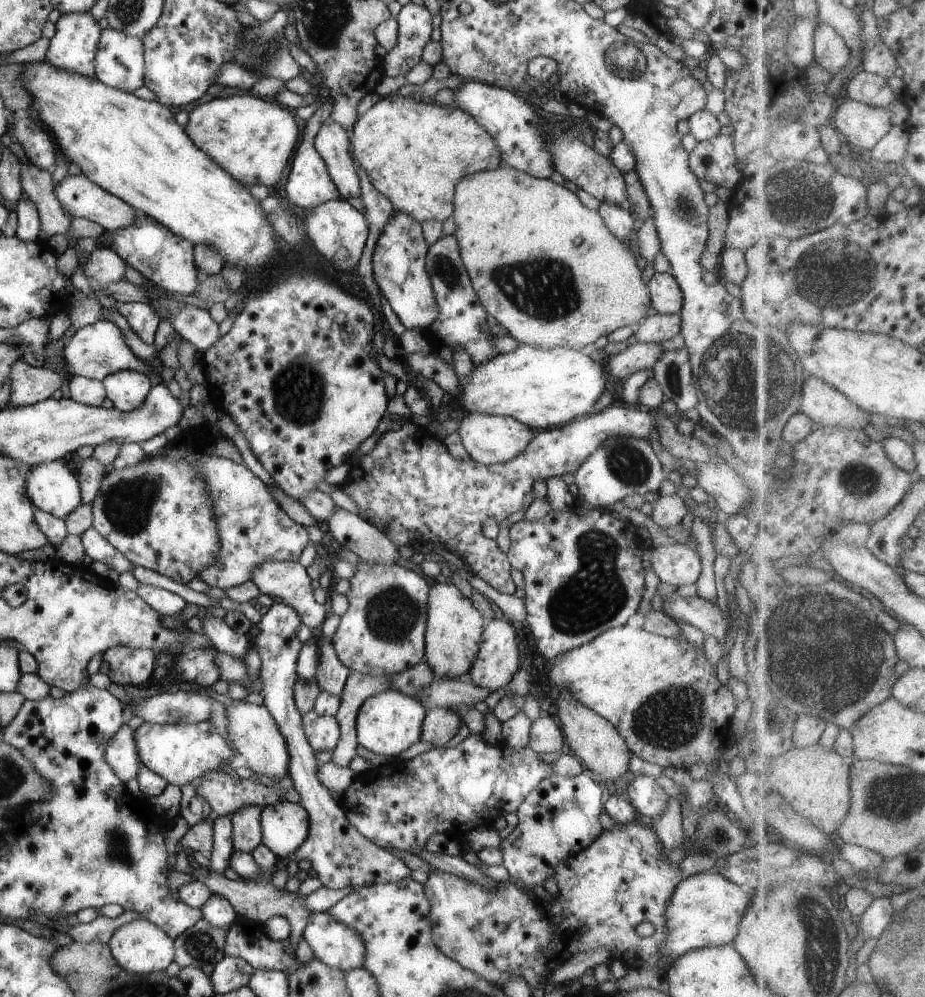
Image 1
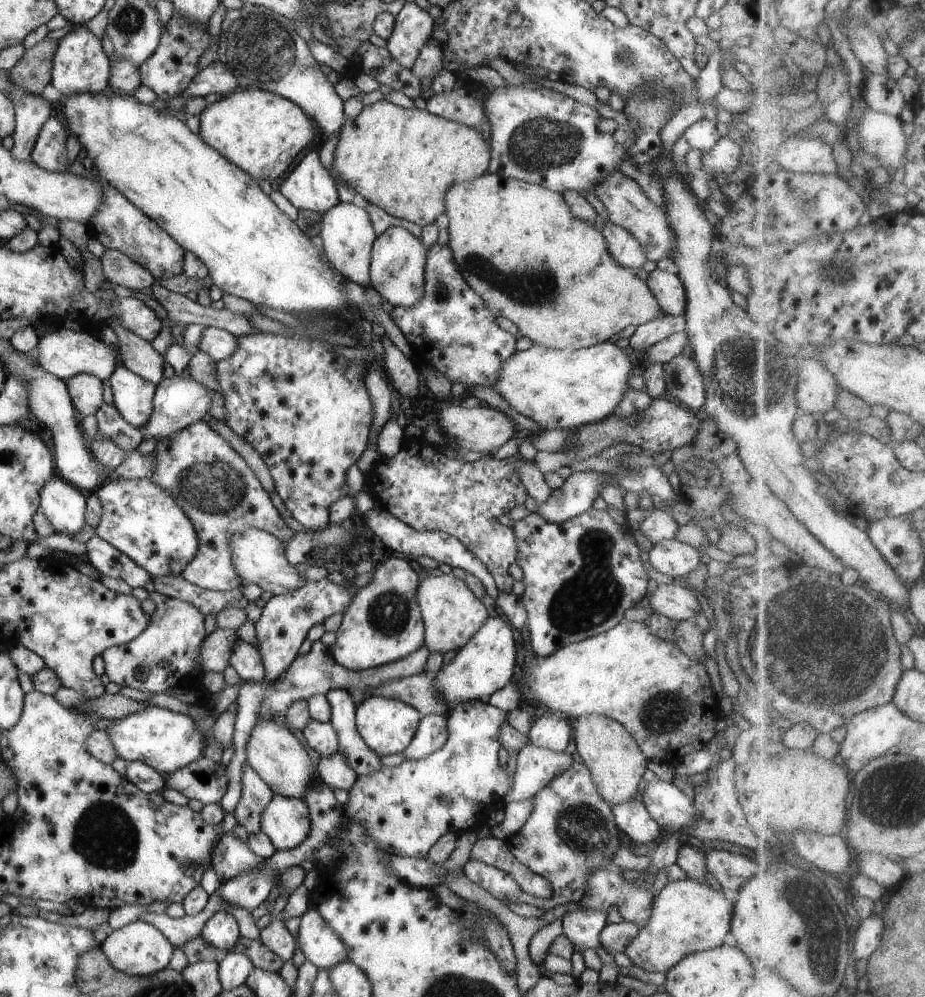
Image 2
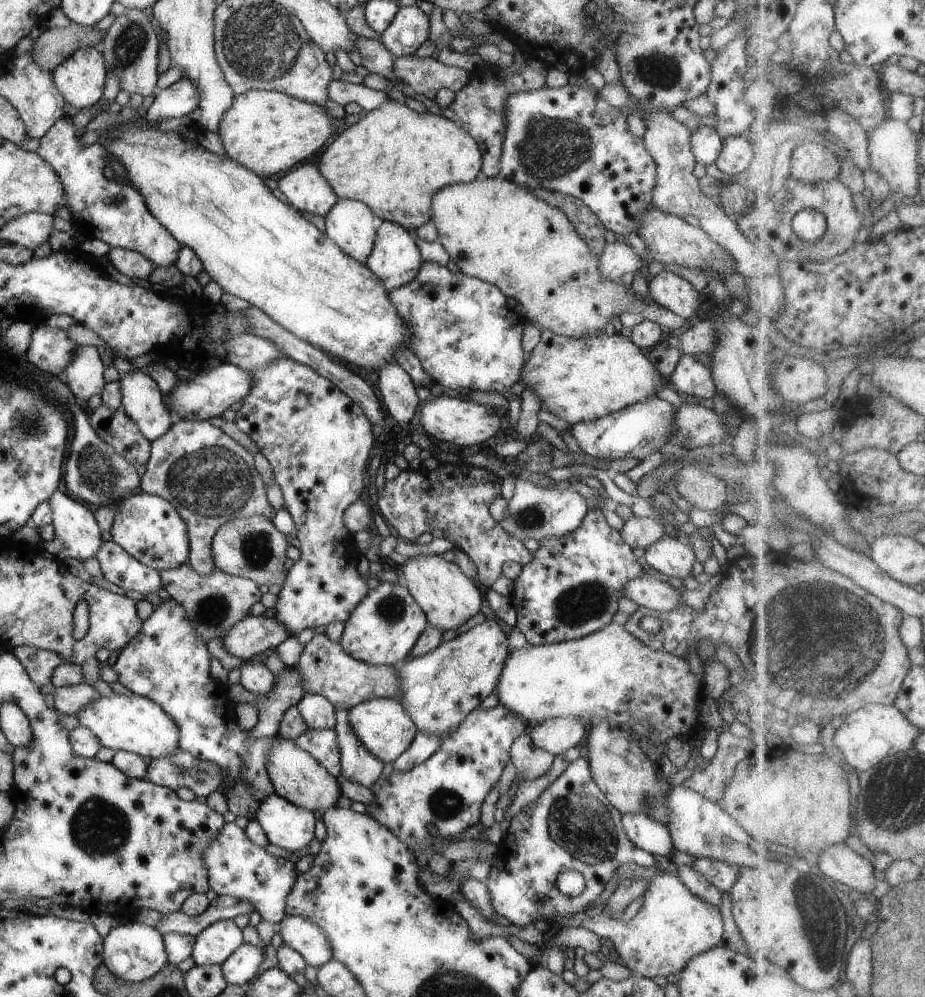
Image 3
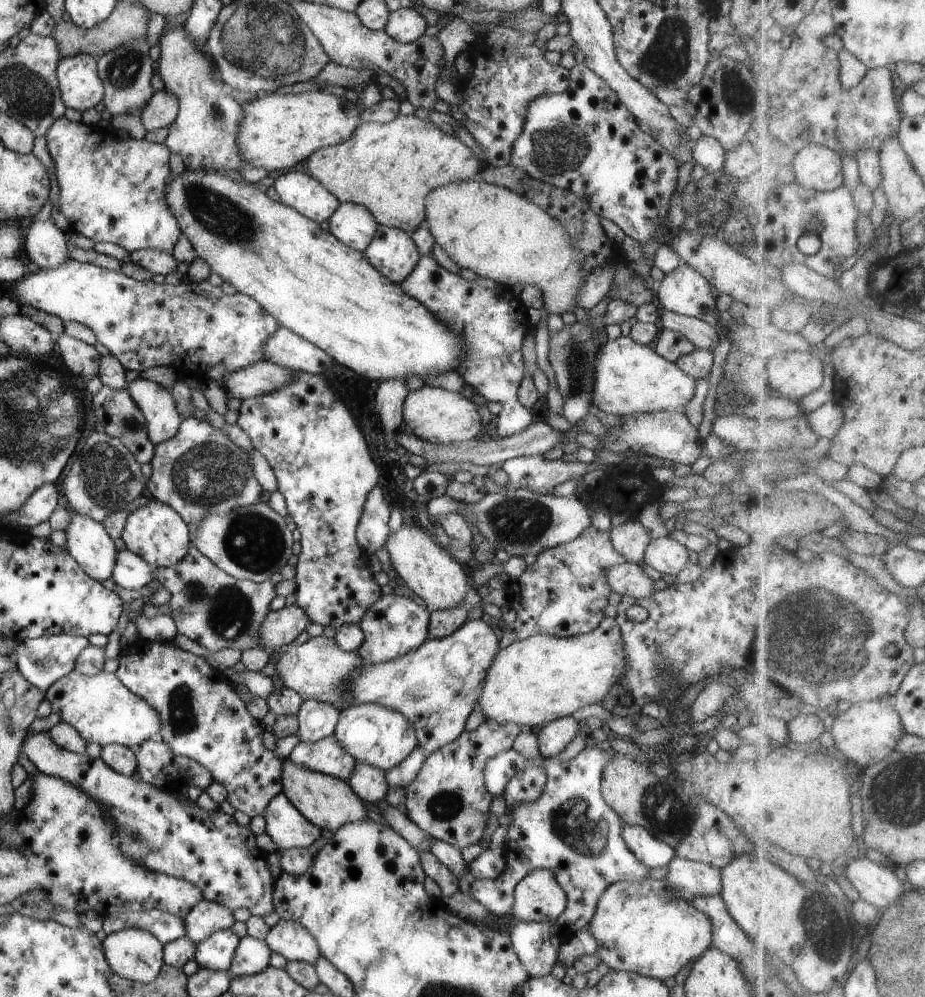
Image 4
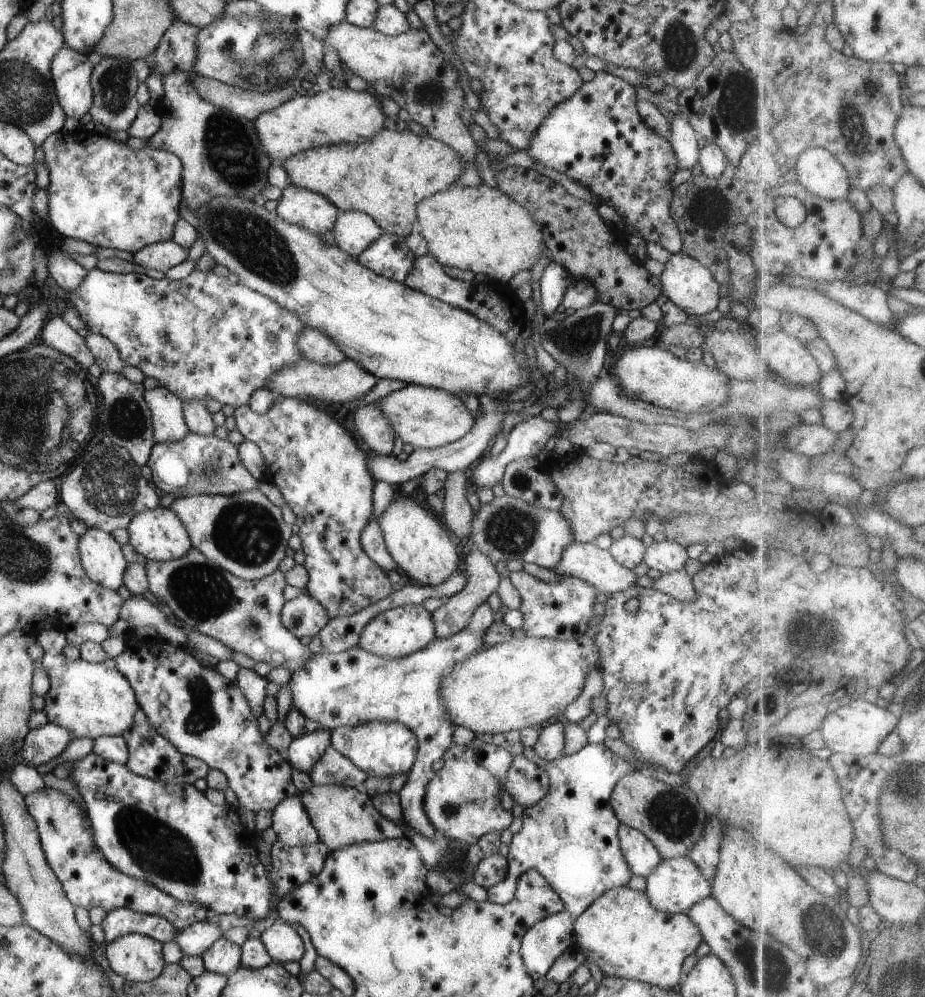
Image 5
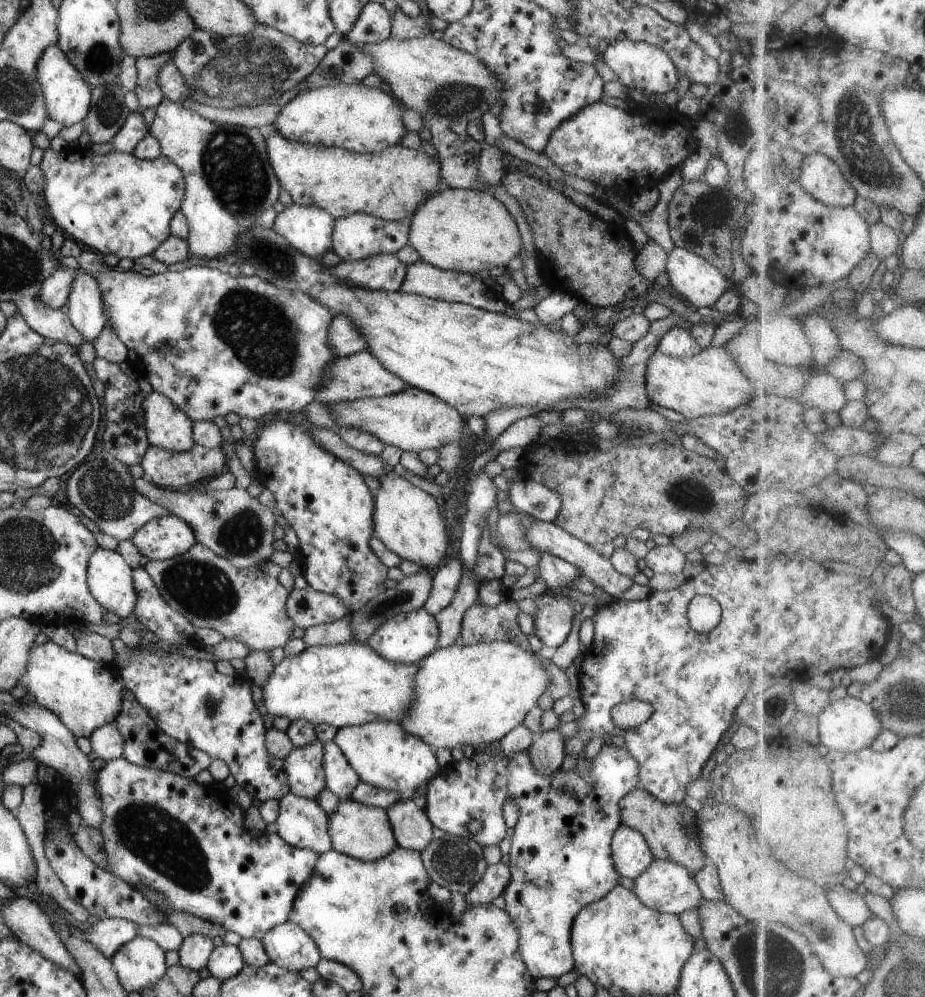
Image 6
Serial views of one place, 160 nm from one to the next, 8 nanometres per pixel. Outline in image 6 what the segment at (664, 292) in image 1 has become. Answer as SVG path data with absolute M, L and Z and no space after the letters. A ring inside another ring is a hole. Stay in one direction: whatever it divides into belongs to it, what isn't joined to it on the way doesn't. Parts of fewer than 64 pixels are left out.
M674 247L672 251L667 252L665 273L669 276L671 291L683 299L691 309L698 310L704 306L710 308L728 289L727 278L718 267L680 247Z

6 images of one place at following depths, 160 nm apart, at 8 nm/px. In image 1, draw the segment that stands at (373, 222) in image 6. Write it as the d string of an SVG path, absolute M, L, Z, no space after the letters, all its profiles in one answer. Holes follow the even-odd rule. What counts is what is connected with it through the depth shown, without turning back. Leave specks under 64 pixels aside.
M341 198L324 202L309 211L310 215L303 220L303 228L311 246L334 264L337 270L345 272L354 270L359 264L369 236L365 216Z

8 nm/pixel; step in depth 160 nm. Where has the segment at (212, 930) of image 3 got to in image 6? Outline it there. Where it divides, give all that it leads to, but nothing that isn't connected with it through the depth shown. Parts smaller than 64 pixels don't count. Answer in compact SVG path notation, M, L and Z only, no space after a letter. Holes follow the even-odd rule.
M223 943L212 949L207 969L212 977L223 981L238 974L245 966L240 949L236 945Z

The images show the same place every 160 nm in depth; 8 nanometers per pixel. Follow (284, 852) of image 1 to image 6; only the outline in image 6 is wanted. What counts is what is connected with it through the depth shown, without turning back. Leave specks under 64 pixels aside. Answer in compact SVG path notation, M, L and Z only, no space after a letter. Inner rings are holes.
M292 792L279 800L276 832L283 842L299 849L310 849L319 855L332 850L328 815L316 799Z

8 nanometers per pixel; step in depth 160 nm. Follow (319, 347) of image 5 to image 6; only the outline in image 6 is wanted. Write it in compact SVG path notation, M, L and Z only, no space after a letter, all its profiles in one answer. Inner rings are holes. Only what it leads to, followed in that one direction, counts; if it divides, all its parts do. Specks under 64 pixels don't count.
M342 315L330 321L327 344L338 357L349 357L367 348L363 336L353 322Z

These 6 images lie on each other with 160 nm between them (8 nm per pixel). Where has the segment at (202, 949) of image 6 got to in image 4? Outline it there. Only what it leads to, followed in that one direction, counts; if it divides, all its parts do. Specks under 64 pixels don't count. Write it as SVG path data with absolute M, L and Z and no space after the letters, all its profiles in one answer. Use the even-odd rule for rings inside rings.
M202 899L182 918L187 928L186 937L194 944L204 940L213 932L230 929L234 924L234 915L227 906Z

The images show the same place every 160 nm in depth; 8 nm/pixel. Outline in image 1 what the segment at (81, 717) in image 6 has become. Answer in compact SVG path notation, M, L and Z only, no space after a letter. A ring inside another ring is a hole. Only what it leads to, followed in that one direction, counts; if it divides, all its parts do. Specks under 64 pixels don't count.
M209 721L162 726L144 722L134 730L134 738L141 765L162 776L167 784L175 786L193 784L198 778L206 776L206 772L222 770L224 764L230 765L235 758L230 744Z

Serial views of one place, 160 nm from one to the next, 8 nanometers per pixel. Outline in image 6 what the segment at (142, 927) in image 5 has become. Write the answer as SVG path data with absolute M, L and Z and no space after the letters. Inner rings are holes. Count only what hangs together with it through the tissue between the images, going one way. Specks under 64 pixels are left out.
M110 917L100 919L90 930L81 933L87 941L110 959L122 945L139 936L139 926L128 919Z

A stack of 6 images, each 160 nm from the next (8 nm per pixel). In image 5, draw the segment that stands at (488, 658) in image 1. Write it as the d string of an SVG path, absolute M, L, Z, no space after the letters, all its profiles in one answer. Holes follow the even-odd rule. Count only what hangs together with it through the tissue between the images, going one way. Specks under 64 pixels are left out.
M487 602L482 603L456 634L447 639L434 639L422 650L413 652L400 658L382 658L361 648L354 648L342 651L341 653L331 653L323 650L322 654L315 654L303 667L291 673L288 682L292 689L291 706L298 709L307 720L316 721L322 727L334 730L335 728L355 725L373 720L396 721L409 728L419 742L419 750L416 755L416 762L412 765L406 784L398 793L402 807L404 824L410 826L419 835L428 840L435 838L436 830L430 824L428 817L424 814L424 794L426 786L435 772L432 771L432 764L443 758L444 753L453 745L453 722L447 717L441 697L441 684L443 678L453 671L455 667L461 665L466 659L477 655L483 651L487 644L485 638L488 629L494 623L494 612L489 608Z

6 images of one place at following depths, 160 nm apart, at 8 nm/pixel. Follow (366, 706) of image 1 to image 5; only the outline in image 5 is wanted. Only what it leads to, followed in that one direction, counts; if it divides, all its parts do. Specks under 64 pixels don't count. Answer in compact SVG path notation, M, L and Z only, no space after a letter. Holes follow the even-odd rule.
M373 720L335 728L331 732L331 745L369 777L393 777L410 772L419 750L417 736L396 721Z

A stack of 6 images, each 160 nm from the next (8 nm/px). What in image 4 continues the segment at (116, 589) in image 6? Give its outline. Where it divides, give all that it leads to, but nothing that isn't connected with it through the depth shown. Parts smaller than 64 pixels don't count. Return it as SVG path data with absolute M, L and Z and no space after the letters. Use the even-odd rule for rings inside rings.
M70 512L65 534L66 550L90 578L101 581L111 577L119 550L101 522Z

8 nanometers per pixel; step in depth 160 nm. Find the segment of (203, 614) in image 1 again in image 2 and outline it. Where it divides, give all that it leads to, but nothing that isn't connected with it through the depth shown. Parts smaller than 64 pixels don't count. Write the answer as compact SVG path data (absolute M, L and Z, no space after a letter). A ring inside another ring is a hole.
M236 641L231 650L229 665L244 682L262 682L265 668L259 650L246 641Z

